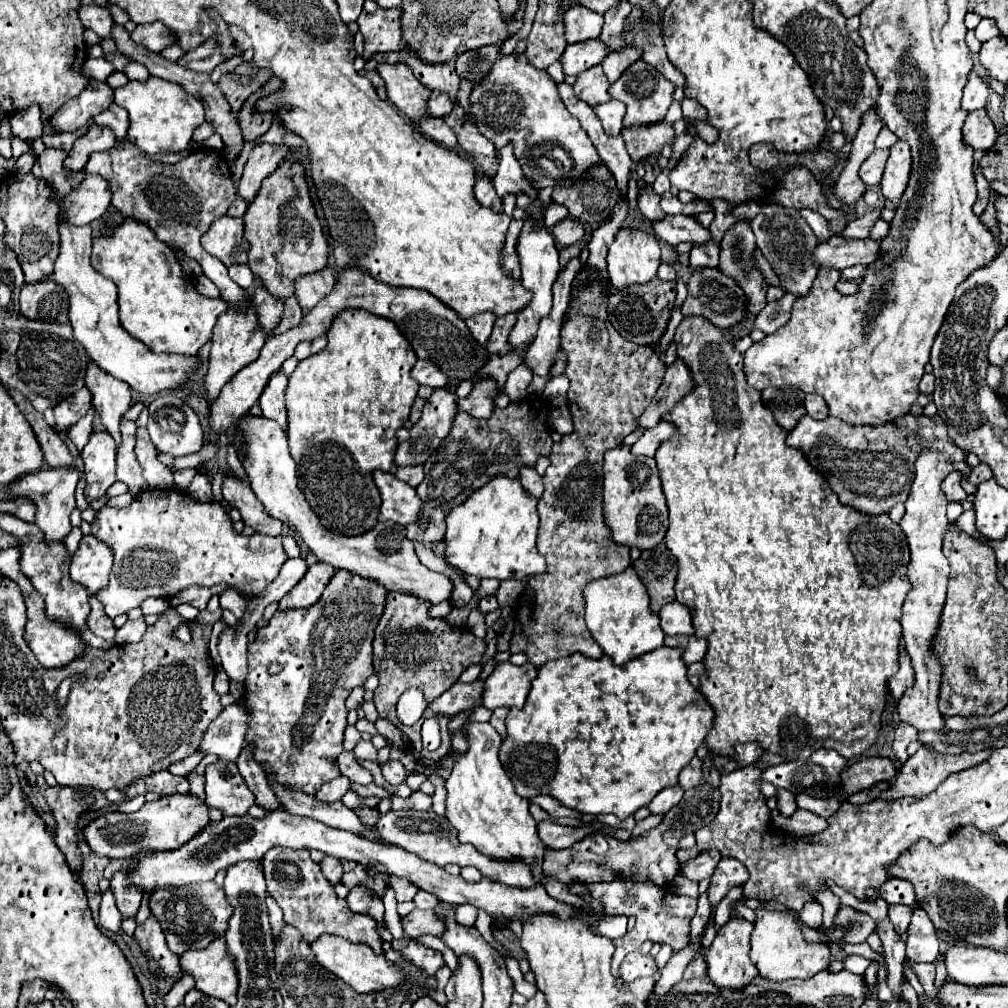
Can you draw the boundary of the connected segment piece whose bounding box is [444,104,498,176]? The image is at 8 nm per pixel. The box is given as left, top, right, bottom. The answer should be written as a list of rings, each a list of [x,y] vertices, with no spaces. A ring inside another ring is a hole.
[[[456,104],[452,108],[452,112],[448,116],[444,116],[444,122],[456,132],[458,136],[458,144],[460,148],[478,164],[486,170],[488,176],[494,176],[498,170],[498,162],[496,162],[496,148],[494,144],[484,138],[474,124],[468,120],[464,108],[460,104]]]

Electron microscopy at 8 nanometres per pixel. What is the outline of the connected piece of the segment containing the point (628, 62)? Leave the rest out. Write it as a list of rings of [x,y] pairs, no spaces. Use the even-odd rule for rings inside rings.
[[[628,46],[624,52],[618,52],[618,54],[610,54],[604,58],[602,62],[602,68],[604,68],[604,74],[610,82],[614,82],[628,66],[632,66],[636,60],[642,58],[642,50],[640,48],[632,48]]]

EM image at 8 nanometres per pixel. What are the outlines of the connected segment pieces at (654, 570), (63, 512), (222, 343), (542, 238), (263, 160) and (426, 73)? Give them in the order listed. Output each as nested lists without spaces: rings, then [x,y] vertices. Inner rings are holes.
[[[660,544],[656,550],[644,550],[642,556],[636,560],[634,570],[638,572],[640,580],[648,588],[650,608],[654,614],[674,598],[674,580],[676,580],[676,558],[668,552],[666,544]]]
[[[72,466],[72,468],[44,468],[38,472],[26,474],[20,480],[14,480],[8,486],[8,494],[12,498],[30,498],[36,504],[36,508],[38,508],[36,524],[42,528],[48,542],[64,540],[72,530],[70,512],[74,510],[74,490],[76,490],[78,480],[80,480],[80,470],[76,466]]]
[[[228,308],[220,318],[218,324],[214,328],[214,336],[212,336],[212,352],[210,352],[210,360],[208,360],[208,374],[204,378],[206,384],[206,392],[210,394],[210,398],[214,400],[220,394],[220,388],[246,364],[254,362],[260,356],[260,348],[266,342],[266,332],[264,328],[258,326],[258,316],[256,316],[256,308],[248,308],[248,312],[232,312],[232,308]]]
[[[530,218],[524,220],[524,228],[522,228],[522,234],[520,234],[520,240],[518,240],[518,256],[520,256],[520,264],[522,264],[522,284],[524,284],[524,288],[528,288],[532,292],[532,300],[518,314],[518,322],[512,328],[512,332],[508,336],[508,342],[510,342],[510,348],[514,352],[520,352],[520,356],[524,356],[526,350],[528,350],[528,344],[532,344],[532,340],[536,336],[538,322],[552,308],[552,284],[556,282],[556,276],[560,272],[560,262],[558,262],[558,248],[556,248],[554,236],[548,232],[546,226],[534,230]]]
[[[260,142],[252,148],[248,162],[244,166],[244,176],[238,184],[238,192],[246,202],[252,202],[262,180],[274,172],[274,168],[288,156],[288,146],[286,144],[266,144]]]
[[[402,50],[402,60],[412,68],[414,76],[428,86],[430,90],[440,90],[450,94],[452,102],[456,102],[456,92],[458,92],[458,76],[454,70],[454,64],[428,64],[426,60],[420,60],[416,52]]]

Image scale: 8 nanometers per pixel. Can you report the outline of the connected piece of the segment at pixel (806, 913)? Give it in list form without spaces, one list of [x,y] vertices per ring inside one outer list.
[[[808,902],[800,912],[776,912],[766,908],[756,908],[756,922],[752,932],[752,950],[750,958],[758,968],[760,976],[782,982],[790,978],[812,978],[816,972],[822,972],[830,964],[828,944],[812,944],[802,936],[802,926],[818,930],[822,926],[822,906],[818,902]]]

